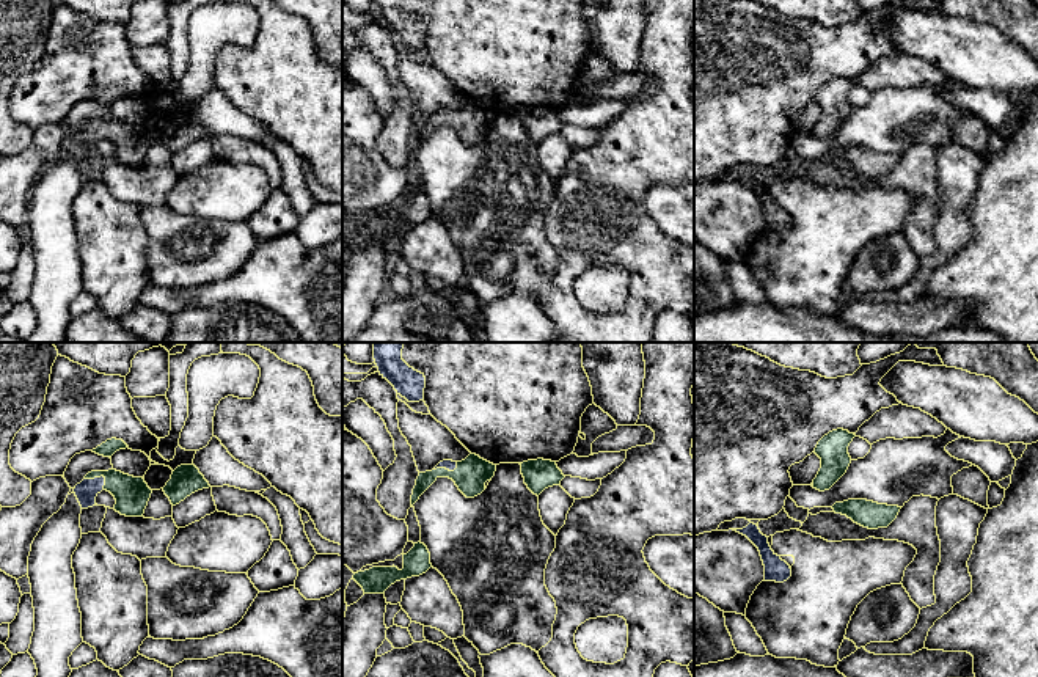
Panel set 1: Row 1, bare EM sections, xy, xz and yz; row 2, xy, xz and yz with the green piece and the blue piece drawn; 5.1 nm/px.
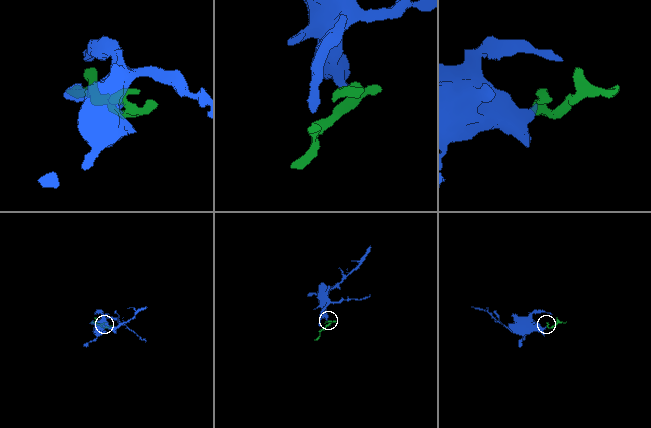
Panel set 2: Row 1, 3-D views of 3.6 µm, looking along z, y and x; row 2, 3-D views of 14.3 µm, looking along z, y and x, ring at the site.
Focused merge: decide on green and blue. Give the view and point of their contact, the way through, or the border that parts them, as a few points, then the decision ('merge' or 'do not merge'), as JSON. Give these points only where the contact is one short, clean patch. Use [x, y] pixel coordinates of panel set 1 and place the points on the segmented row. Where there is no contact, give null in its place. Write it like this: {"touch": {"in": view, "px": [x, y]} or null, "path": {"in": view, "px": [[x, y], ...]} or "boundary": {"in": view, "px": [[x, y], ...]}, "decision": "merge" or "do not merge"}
{"touch": {"in": "xy", "px": [101, 475]}, "path": {"in": "xy", "px": [[132, 494], [101, 475], [87, 490]]}, "decision": "merge"}

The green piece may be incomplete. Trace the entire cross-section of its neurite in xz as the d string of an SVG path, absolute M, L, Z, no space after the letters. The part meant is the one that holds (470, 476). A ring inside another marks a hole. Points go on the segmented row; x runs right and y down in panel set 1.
M470 454L462 462L443 460L432 471L419 473L411 495L411 506L438 479L449 478L466 498L474 498L485 490L485 482L495 476L496 465Z

